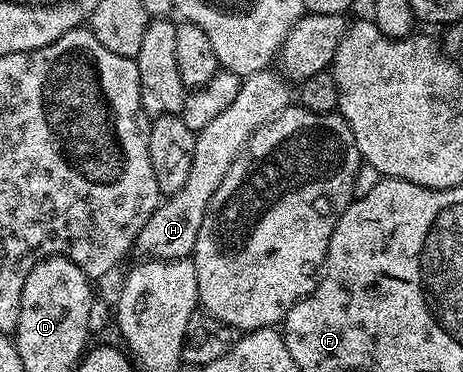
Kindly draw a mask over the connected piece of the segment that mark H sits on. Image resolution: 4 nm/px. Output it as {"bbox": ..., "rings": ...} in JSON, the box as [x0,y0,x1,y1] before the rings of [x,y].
{"bbox":[136,68,292,260],"rings":[[[270,68],[242,77],[240,94],[236,94],[236,99],[213,122],[208,122],[208,126],[204,126],[204,130],[196,133],[192,170],[188,170],[188,178],[184,182],[184,186],[180,190],[176,190],[176,194],[165,197],[159,203],[158,209],[148,218],[148,222],[144,222],[144,230],[140,230],[136,245],[137,251],[143,252],[141,254],[143,257],[155,260],[181,260],[193,253],[196,246],[196,234],[200,234],[200,226],[204,222],[206,207],[212,202],[212,194],[216,194],[216,190],[220,190],[220,182],[224,182],[224,174],[228,174],[232,162],[236,162],[238,155],[246,149],[246,143],[250,141],[251,134],[260,130],[260,126],[264,126],[272,118],[276,118],[285,108],[291,107],[292,88],[289,86],[291,87],[287,77],[283,76],[281,71]]]}

